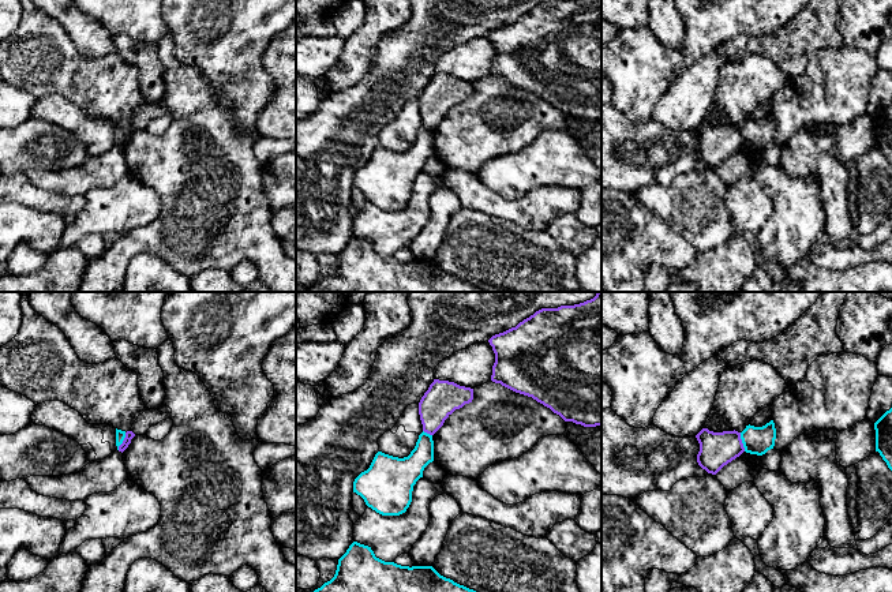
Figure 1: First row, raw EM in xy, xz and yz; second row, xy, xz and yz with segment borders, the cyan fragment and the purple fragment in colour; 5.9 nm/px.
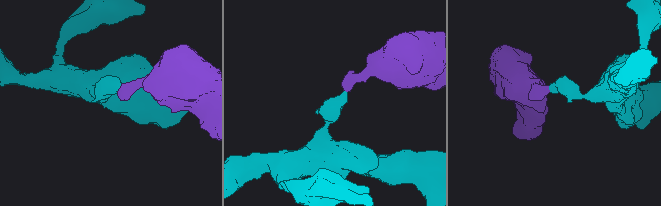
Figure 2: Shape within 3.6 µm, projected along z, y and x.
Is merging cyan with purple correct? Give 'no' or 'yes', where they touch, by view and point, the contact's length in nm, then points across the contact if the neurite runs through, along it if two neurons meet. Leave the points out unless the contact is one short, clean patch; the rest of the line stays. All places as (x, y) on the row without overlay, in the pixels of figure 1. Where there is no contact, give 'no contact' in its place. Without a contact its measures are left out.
no | yz (742, 137) | 120 nm | along yz (739, 127), (745, 145)

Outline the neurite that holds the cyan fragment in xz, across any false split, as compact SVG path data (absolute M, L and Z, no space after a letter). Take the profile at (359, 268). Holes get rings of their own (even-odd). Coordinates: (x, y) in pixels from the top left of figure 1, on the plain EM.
M353 236L338 254L334 271L304 292L486 292L441 270L432 261L401 261L375 251L371 241Z

